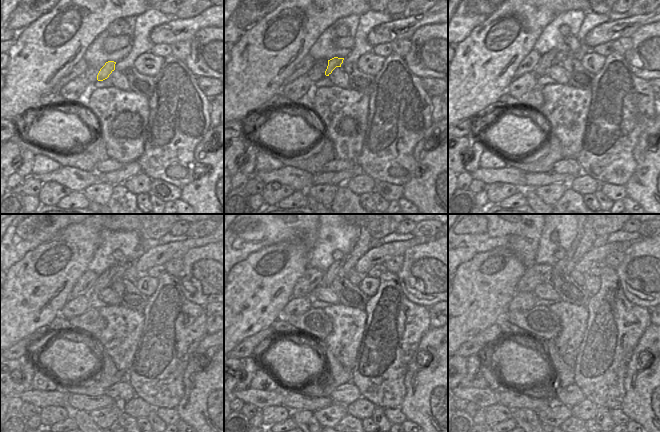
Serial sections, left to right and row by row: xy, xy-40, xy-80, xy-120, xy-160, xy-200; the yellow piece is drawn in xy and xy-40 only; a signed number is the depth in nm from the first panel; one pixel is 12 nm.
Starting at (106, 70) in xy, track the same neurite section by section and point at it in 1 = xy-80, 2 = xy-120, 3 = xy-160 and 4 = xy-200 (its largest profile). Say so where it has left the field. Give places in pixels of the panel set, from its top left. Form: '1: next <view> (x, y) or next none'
1: next xy-80 (560, 56)
2: next xy-120 (121, 266)
3: next xy-160 (364, 243)
4: next xy-200 (586, 243)

